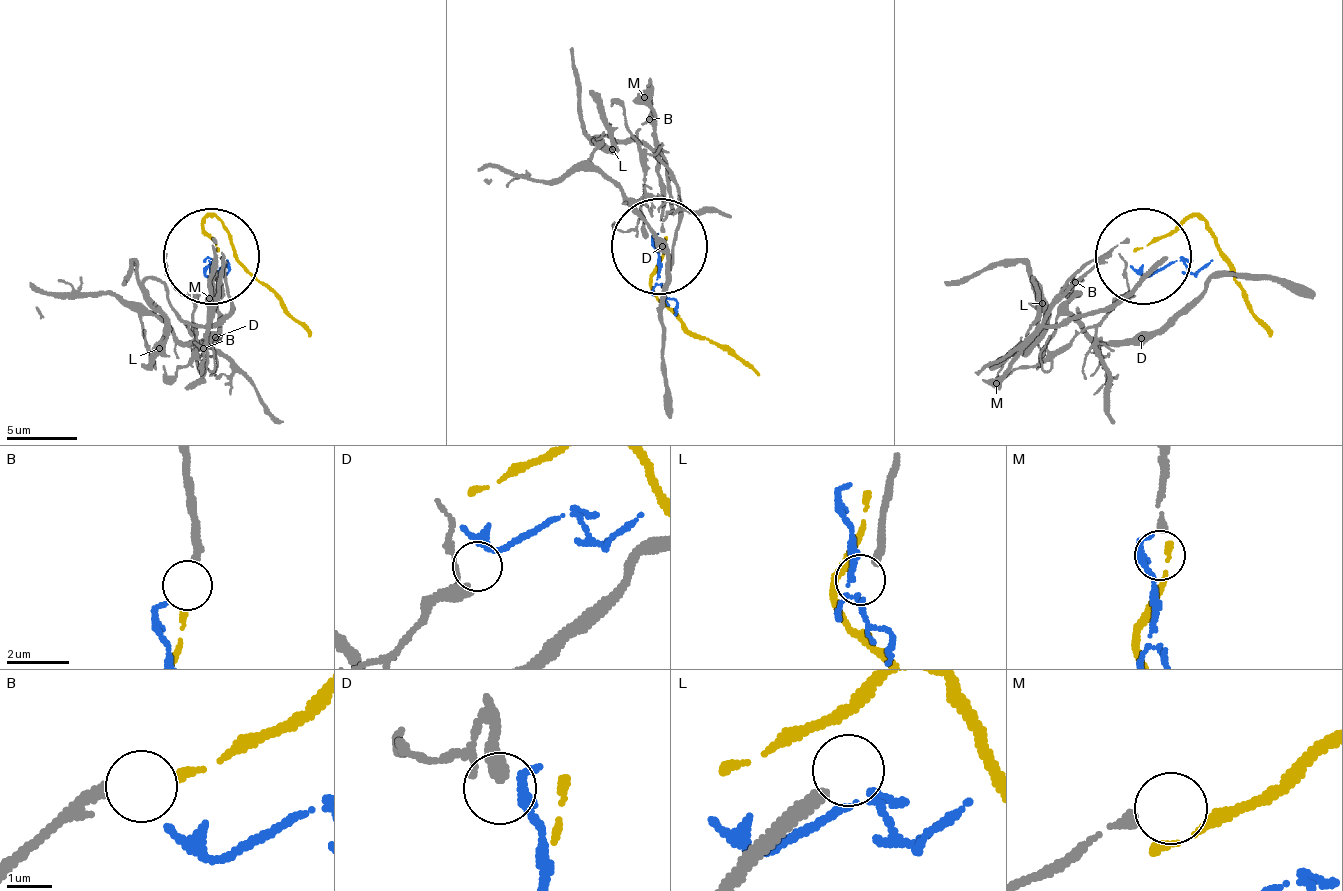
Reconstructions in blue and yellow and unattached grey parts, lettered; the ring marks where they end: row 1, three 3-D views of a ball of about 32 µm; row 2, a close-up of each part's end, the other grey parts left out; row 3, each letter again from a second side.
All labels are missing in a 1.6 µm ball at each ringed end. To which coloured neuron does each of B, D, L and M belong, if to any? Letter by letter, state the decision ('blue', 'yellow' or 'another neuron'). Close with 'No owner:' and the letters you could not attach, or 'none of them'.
B: yellow
D: blue
L: another neuron
M: another neuron
No owner: L, M

